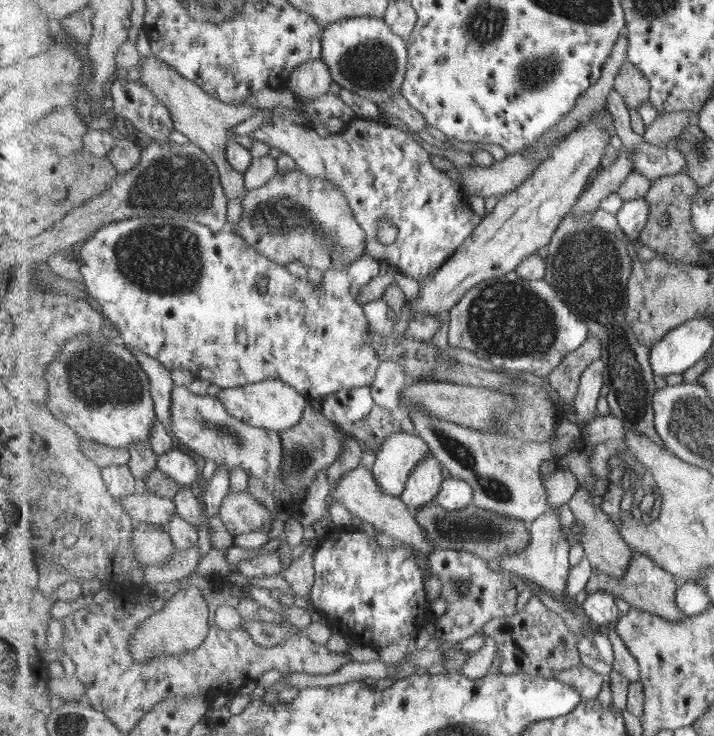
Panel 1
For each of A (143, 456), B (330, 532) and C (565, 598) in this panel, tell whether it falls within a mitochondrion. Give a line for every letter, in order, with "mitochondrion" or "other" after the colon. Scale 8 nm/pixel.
A: other
B: other
C: other

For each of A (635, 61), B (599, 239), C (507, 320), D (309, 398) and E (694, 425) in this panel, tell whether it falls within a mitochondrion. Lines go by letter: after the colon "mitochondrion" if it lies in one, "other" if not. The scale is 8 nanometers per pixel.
A: other
B: mitochondrion
C: mitochondrion
D: other
E: mitochondrion

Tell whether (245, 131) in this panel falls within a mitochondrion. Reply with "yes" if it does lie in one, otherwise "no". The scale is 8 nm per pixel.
no

